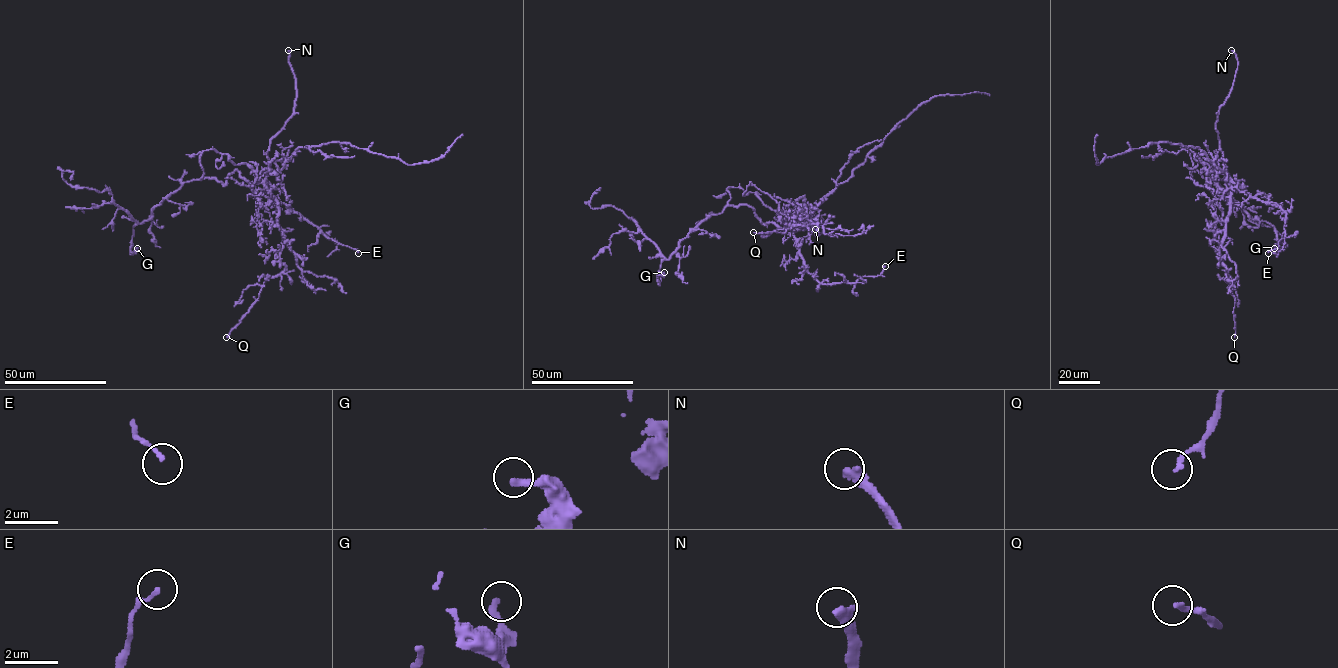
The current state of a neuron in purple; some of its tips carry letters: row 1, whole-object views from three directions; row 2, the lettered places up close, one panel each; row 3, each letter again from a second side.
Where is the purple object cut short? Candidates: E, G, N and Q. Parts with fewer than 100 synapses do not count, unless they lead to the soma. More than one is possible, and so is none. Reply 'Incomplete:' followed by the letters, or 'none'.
Incomplete: N

